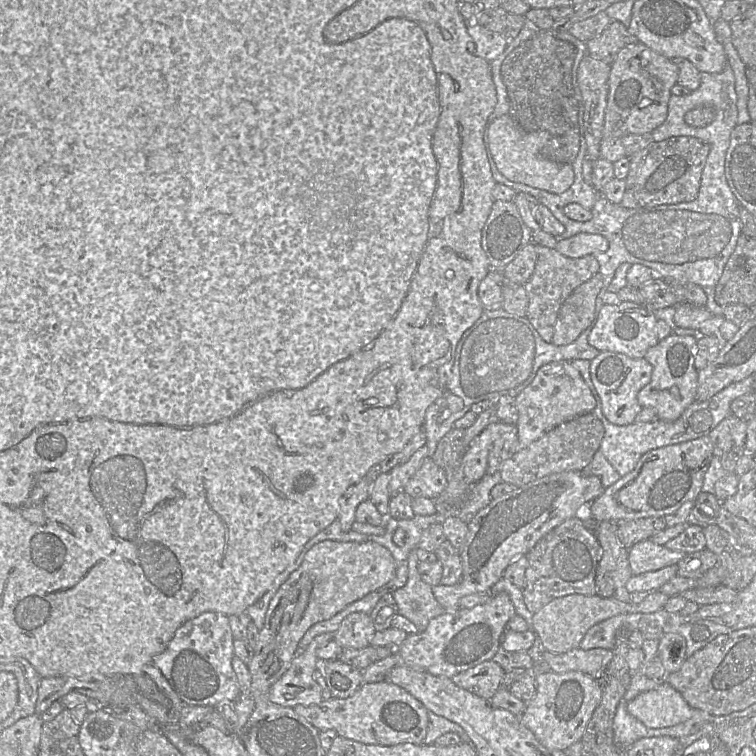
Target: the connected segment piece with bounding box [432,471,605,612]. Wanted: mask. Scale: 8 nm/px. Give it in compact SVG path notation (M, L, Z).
M578 471L550 474L517 487L516 490L490 503L472 517L462 549L462 578L454 585L433 586L436 600L447 611L458 610L460 599L469 594L488 592L516 558L529 551L548 532L565 520L581 515L586 507L604 491L597 476L585 476Z

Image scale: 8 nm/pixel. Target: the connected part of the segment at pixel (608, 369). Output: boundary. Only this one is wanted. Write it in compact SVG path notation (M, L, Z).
M600 352L591 360L591 379L601 398L602 411L611 423L628 425L635 422L643 408L638 401L638 393L650 382L652 371L652 365L644 357L631 358L622 353Z

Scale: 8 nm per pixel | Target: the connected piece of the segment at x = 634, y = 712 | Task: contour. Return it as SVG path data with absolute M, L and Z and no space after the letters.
M665 681L651 691L637 695L627 704L628 713L646 727L660 729L689 720L694 709Z

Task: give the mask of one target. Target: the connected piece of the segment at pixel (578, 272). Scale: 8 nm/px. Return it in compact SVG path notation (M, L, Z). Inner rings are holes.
M535 244L535 248L537 262L532 276L525 283L529 298L527 318L541 338L550 343L563 303L578 286L599 272L599 262L592 254L580 258L571 258L558 252L556 248L549 248L540 244Z

